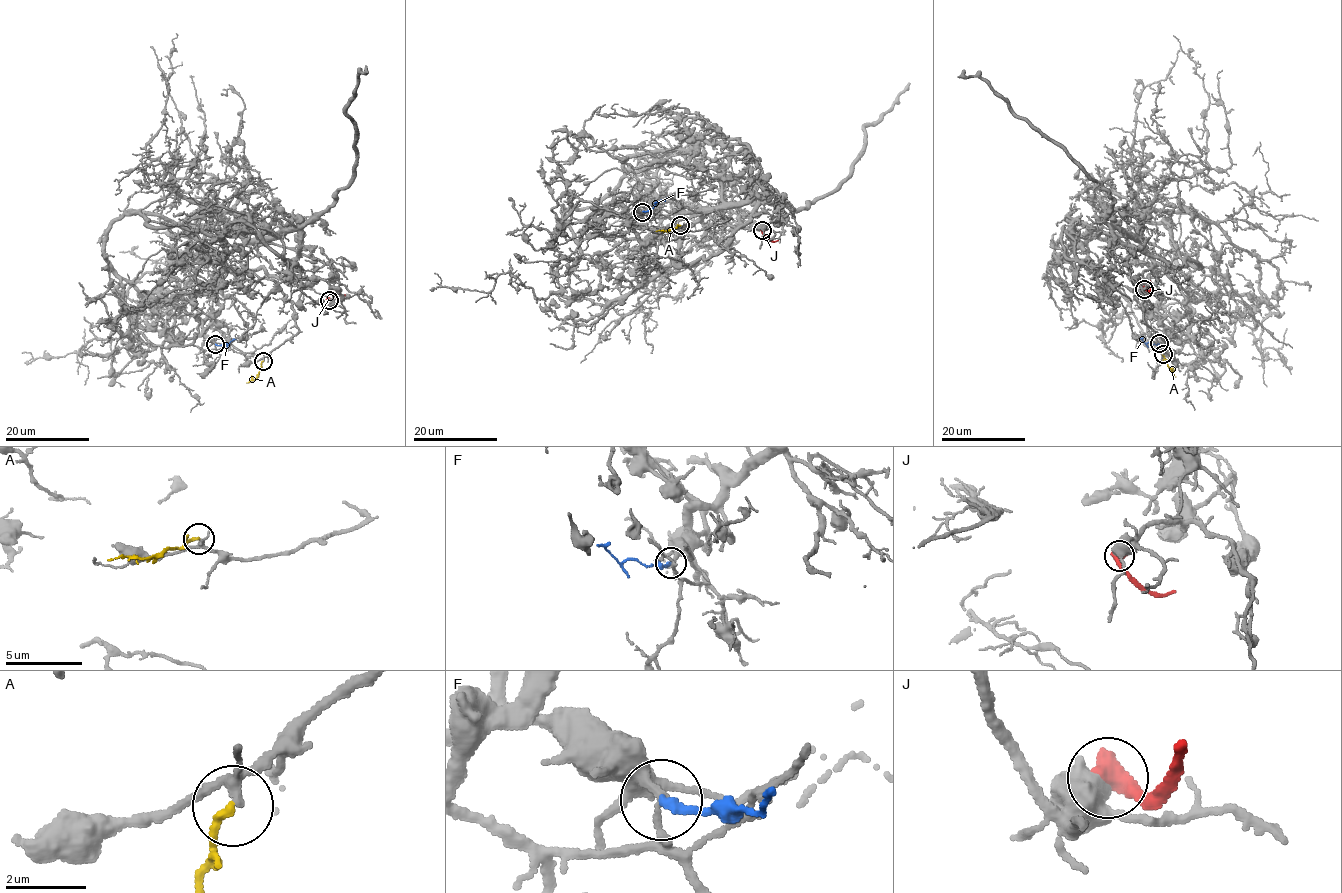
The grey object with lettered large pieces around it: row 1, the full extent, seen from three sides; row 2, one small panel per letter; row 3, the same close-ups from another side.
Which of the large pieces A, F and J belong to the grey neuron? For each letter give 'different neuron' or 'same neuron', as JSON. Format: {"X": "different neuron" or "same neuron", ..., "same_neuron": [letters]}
{"A": "same neuron", "F": "different neuron", "J": "different neuron", "same_neuron": ["A"]}

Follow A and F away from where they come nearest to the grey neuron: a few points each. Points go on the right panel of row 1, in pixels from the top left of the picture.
A: (1162, 354), (1175, 376)
F: (1159, 343), (1146, 343), (1140, 338)

